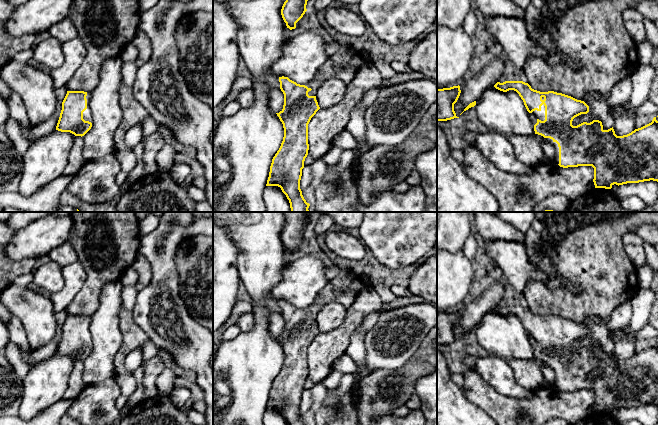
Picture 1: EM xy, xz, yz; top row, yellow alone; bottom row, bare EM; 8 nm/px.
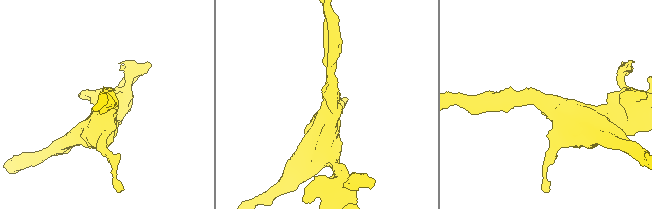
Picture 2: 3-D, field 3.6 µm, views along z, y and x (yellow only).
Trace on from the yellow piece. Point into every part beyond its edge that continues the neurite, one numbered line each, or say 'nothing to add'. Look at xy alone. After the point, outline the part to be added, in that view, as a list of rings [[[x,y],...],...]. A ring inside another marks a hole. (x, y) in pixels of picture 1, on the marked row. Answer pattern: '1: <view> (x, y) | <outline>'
1: xy (87, 114) | [[[87,93],[86,99],[87,99],[87,109],[83,112],[83,119],[85,121],[89,121],[89,122],[93,123],[93,116],[92,116],[92,112],[91,112],[91,108],[90,108],[90,101],[91,101],[90,93]]]

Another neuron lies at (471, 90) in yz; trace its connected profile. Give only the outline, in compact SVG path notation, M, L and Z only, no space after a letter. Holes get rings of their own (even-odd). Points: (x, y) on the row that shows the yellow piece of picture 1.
M505 56L496 57L481 72L459 85L461 93L457 102L454 104L454 111L457 117L460 116L470 103L477 101L486 89L497 83L505 70L504 60Z

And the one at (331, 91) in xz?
M338 78L325 80L316 92L316 99L321 109L330 108L339 103L346 91L346 84Z

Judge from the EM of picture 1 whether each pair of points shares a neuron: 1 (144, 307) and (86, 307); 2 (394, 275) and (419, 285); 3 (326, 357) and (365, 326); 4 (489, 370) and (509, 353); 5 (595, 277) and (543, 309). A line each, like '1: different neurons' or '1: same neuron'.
1: different neurons
2: different neurons
3: different neurons
4: different neurons
5: same neuron

